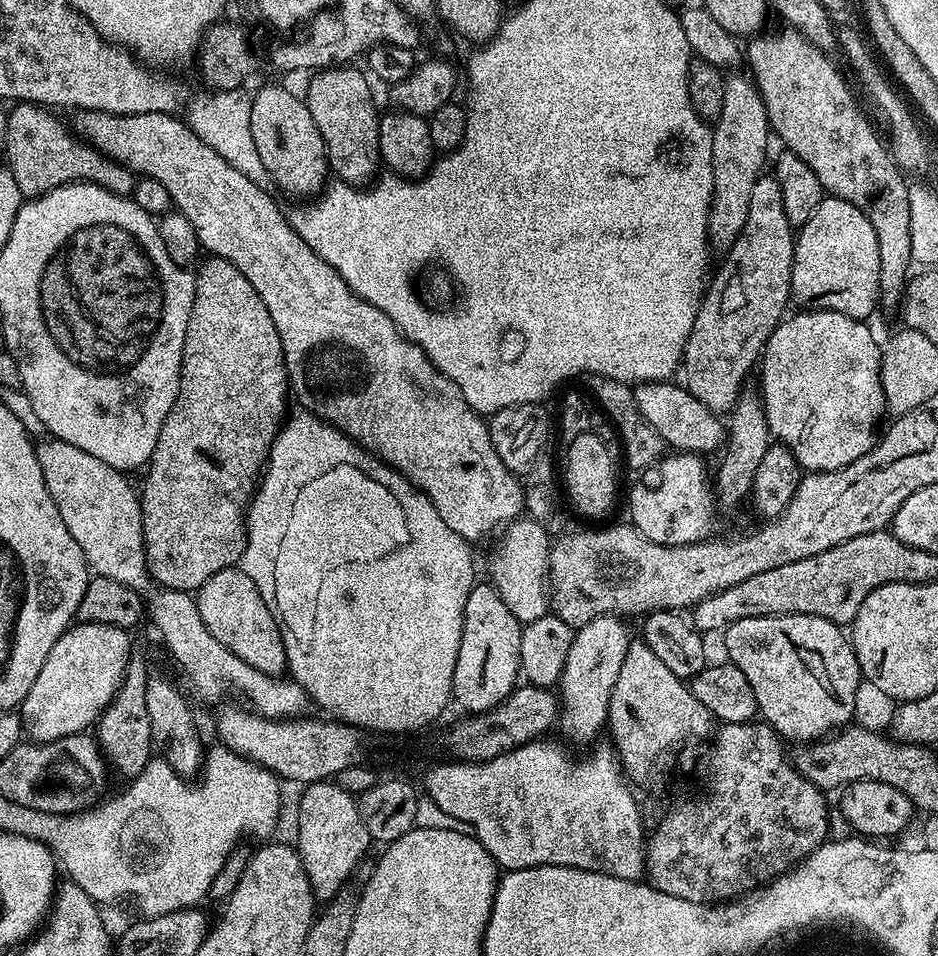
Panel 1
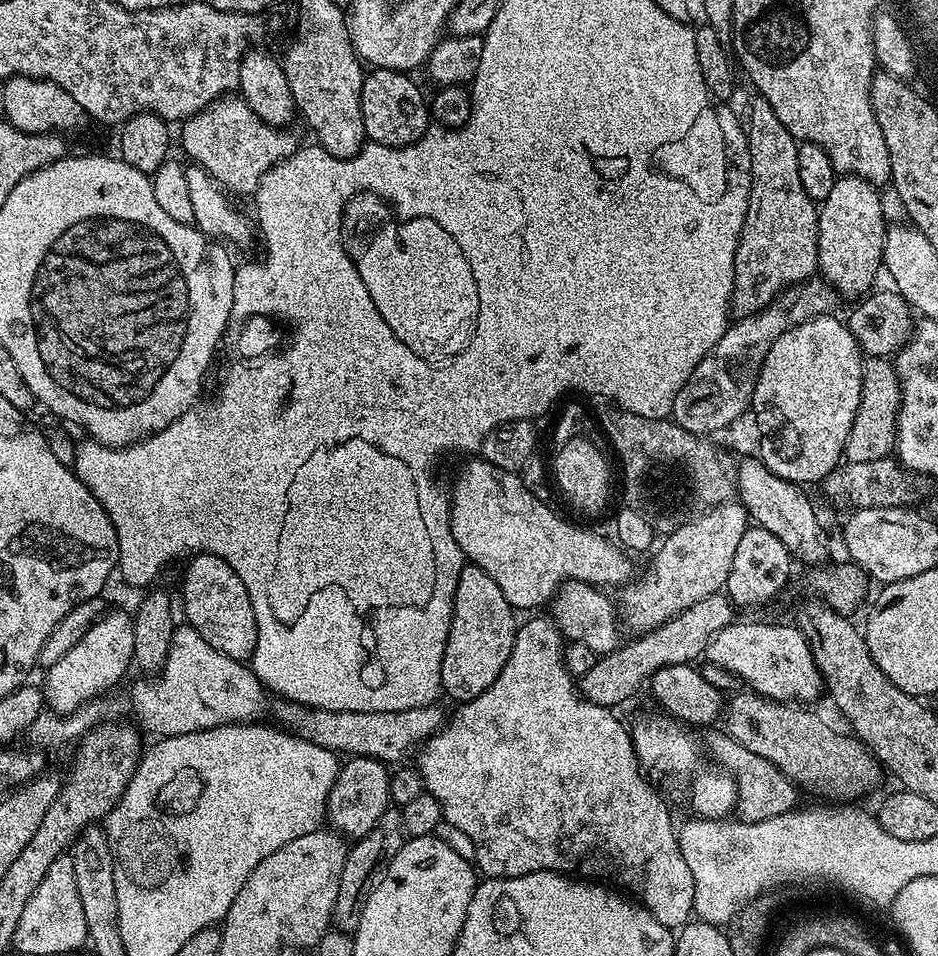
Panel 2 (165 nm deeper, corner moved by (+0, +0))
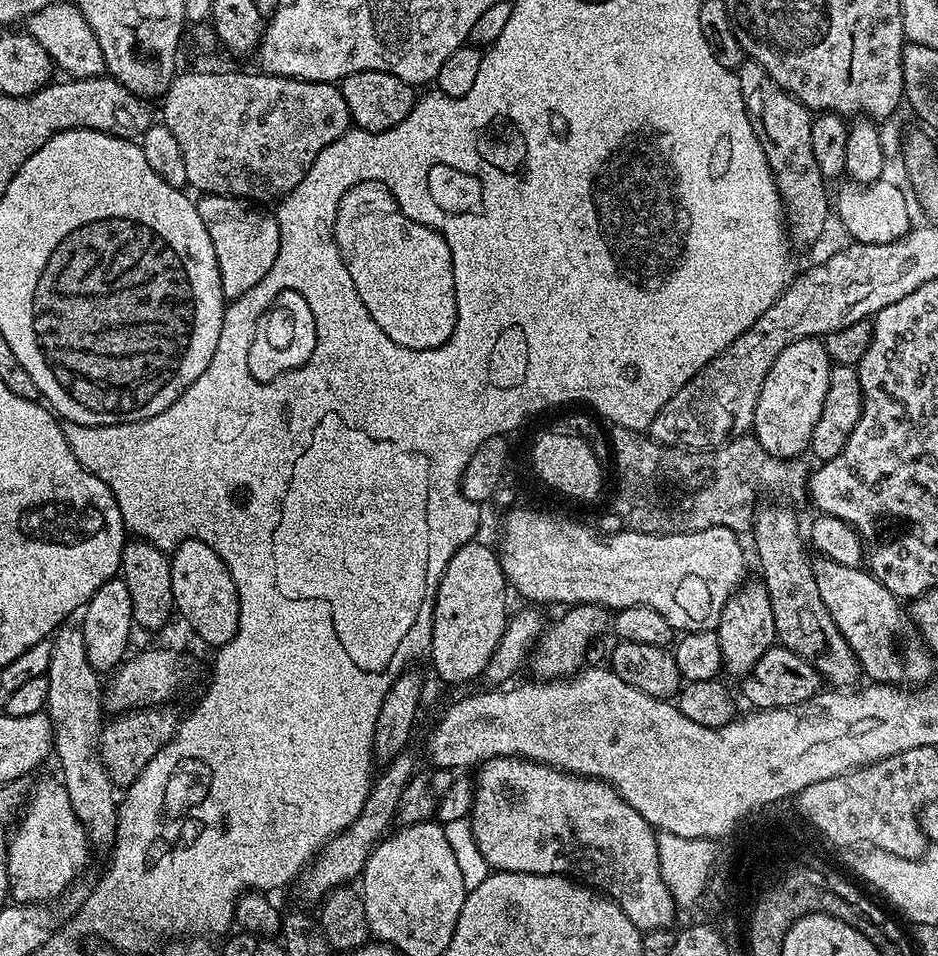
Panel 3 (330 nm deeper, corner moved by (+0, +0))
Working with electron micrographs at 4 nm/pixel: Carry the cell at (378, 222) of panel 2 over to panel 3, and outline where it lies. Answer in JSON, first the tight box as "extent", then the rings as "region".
{"extent":[332,176,460,352],"region":[[[368,176],[368,180],[352,180],[352,184],[348,184],[340,196],[336,196],[336,208],[332,208],[332,245],[336,248],[336,268],[342,266],[342,272],[352,281],[354,290],[361,294],[392,292],[390,335],[395,345],[404,348],[404,352],[440,352],[440,348],[448,348],[448,344],[452,344],[452,336],[460,332],[460,276],[456,276],[456,252],[452,252],[452,240],[448,240],[448,232],[444,232],[444,228],[424,224],[424,220],[416,220],[412,212],[404,212],[404,204],[400,204],[400,196],[396,196],[396,188],[392,188],[388,180],[376,180],[376,176]]]}

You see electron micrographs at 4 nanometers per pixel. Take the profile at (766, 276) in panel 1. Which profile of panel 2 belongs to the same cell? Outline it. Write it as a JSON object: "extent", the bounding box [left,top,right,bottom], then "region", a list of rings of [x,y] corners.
{"extent":[731,94,818,314],"region":[[[758,94],[753,95],[752,109],[746,116],[746,135],[752,181],[746,210],[746,222],[740,231],[734,254],[734,282],[731,311],[736,314],[761,312],[789,286],[807,282],[818,272],[817,201],[806,194],[798,175],[798,142],[782,126]]]}

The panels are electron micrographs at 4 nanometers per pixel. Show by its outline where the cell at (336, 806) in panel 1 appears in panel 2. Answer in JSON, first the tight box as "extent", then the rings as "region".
{"extent":[326,756,392,838],"region":[[[353,756],[343,761],[328,795],[326,817],[327,823],[341,836],[359,838],[374,830],[374,822],[378,822],[378,818],[382,818],[382,814],[390,806],[388,795],[392,792],[392,780],[388,777],[388,768],[385,761],[369,756]]]}

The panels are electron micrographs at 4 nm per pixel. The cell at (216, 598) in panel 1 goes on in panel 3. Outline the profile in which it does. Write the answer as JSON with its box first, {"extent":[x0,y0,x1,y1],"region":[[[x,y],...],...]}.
{"extent":[171,540,240,646],"region":[[[183,540],[176,551],[171,553],[172,589],[174,590],[174,608],[177,613],[184,615],[184,620],[208,644],[219,646],[230,642],[234,634],[238,634],[240,625],[240,603],[238,590],[234,586],[234,578],[218,558],[210,546],[201,540]]]}

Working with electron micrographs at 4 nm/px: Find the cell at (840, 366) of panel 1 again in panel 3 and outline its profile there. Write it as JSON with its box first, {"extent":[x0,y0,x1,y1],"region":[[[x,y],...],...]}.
{"extent":[751,338,833,460],"region":[[[809,338],[806,340],[795,340],[778,358],[774,358],[774,366],[766,374],[766,382],[762,382],[762,394],[758,394],[758,406],[754,410],[751,431],[756,441],[771,456],[777,456],[779,460],[792,460],[799,452],[809,451],[814,426],[818,426],[818,418],[822,414],[822,406],[826,402],[826,390],[830,390],[830,374],[833,363],[824,348],[824,341],[820,338]]]}

